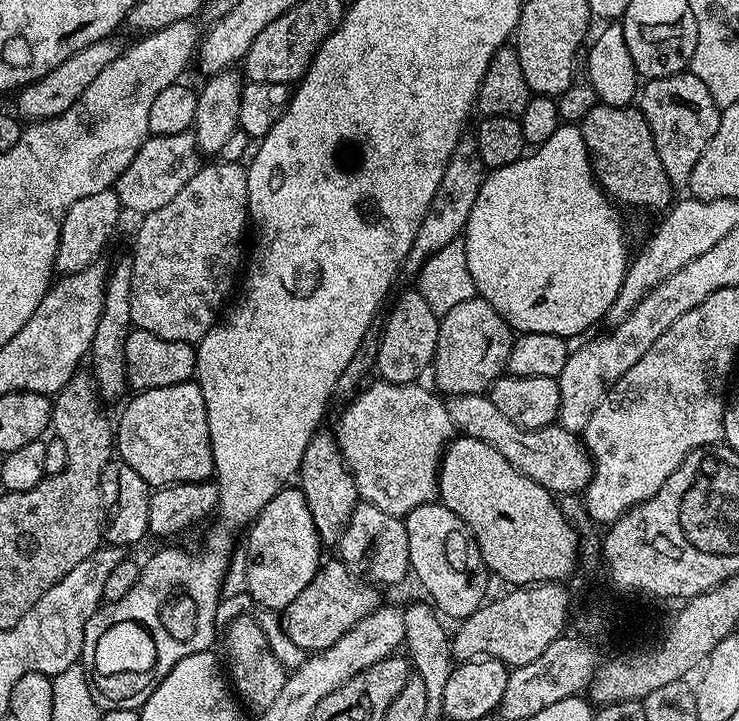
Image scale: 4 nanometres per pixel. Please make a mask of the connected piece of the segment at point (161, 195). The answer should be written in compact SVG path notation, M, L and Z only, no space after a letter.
M191 131L173 136L149 135L143 146L134 154L134 162L126 166L126 170L116 179L114 189L119 200L119 207L132 212L147 214L154 210L162 210L196 171L202 167L202 153L196 146L195 135Z

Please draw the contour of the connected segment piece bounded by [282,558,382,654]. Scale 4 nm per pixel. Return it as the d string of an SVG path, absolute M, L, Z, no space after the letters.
M332 558L329 564L328 561L321 563L314 578L310 578L310 586L306 586L306 590L302 590L302 594L298 594L298 598L294 598L294 602L290 602L290 606L283 609L284 629L294 642L294 646L304 649L305 653L325 652L330 646L334 646L334 642L338 642L338 638L342 638L342 634L349 632L359 620L370 616L375 608L381 607L380 592L381 589L377 585L365 582L361 577L353 574L341 560Z

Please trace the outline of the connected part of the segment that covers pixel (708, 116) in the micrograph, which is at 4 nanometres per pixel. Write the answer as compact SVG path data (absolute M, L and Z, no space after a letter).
M690 70L680 72L676 76L648 80L645 85L638 96L638 107L650 126L650 134L654 138L658 158L662 158L662 167L665 168L673 189L687 189L690 174L694 174L694 166L698 166L698 158L702 158L702 150L710 146L710 138L714 138L714 130L718 130L722 109L716 105L714 98L710 98L710 90L706 90L702 78L698 78Z

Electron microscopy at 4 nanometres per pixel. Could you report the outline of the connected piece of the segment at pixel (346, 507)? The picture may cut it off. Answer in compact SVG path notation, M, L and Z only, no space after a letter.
M320 430L312 437L310 446L306 446L306 454L302 454L298 487L306 498L306 506L310 506L310 514L314 518L314 526L321 541L325 545L335 545L358 503L356 483L348 470L348 465L344 463L344 455L340 452L335 435L327 436L324 430Z

